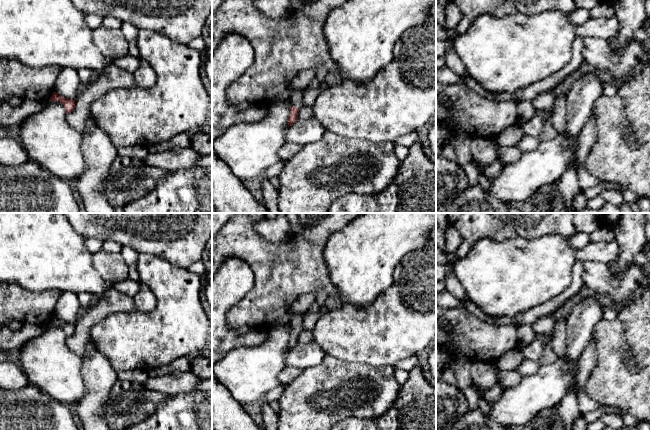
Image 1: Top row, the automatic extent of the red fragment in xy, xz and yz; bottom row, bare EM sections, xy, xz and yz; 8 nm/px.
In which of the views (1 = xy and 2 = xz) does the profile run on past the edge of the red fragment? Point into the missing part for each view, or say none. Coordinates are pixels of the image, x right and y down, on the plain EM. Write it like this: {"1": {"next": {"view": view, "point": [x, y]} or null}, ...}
{"1": {"next": null}, "2": {"next": {"view": "xz", "point": [296, 320]}}}

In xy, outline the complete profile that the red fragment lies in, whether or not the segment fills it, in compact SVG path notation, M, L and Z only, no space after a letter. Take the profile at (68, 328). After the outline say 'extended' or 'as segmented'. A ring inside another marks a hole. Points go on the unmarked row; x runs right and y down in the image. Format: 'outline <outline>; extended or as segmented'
outline M54 316L52 318L49 325L58 325L58 326L60 326L63 329L67 338L73 336L73 334L75 332L75 324L61 321L56 316Z; as segmented

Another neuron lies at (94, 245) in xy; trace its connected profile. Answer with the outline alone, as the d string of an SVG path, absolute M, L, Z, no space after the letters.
M96 238L85 239L85 245L92 253L96 253L103 249L103 241L100 241Z

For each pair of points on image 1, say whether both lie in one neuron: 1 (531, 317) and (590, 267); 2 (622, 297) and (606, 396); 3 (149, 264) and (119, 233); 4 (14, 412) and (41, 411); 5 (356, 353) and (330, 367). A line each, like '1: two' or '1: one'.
1: two
2: two
3: two
4: one
5: two

